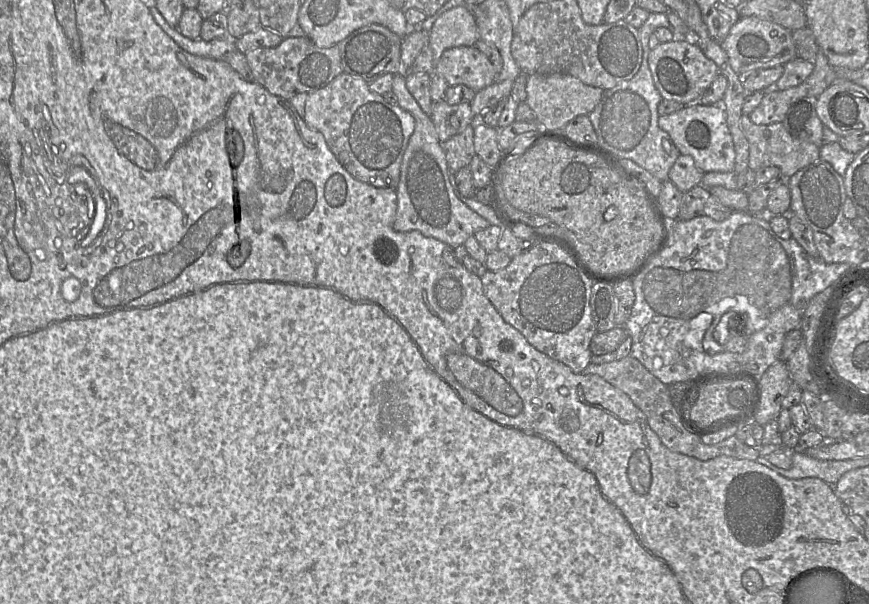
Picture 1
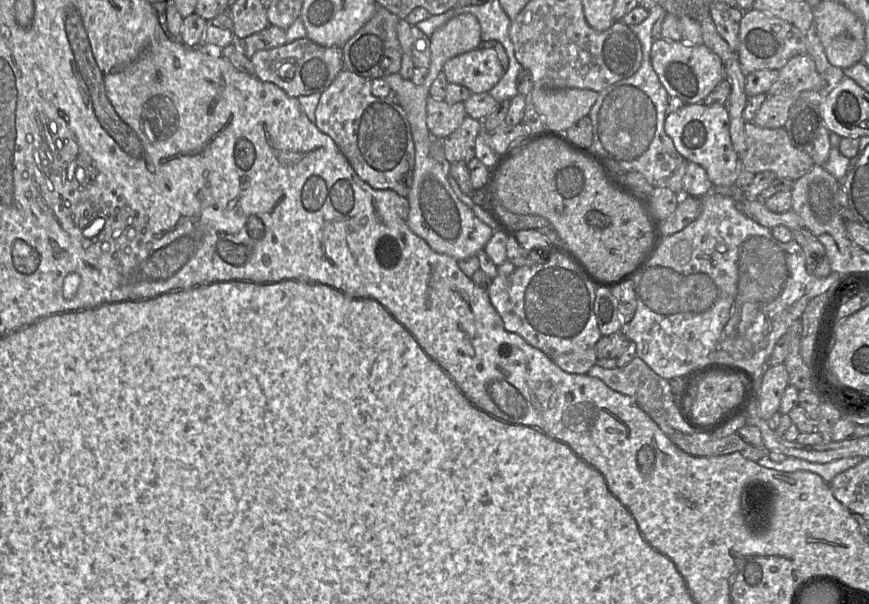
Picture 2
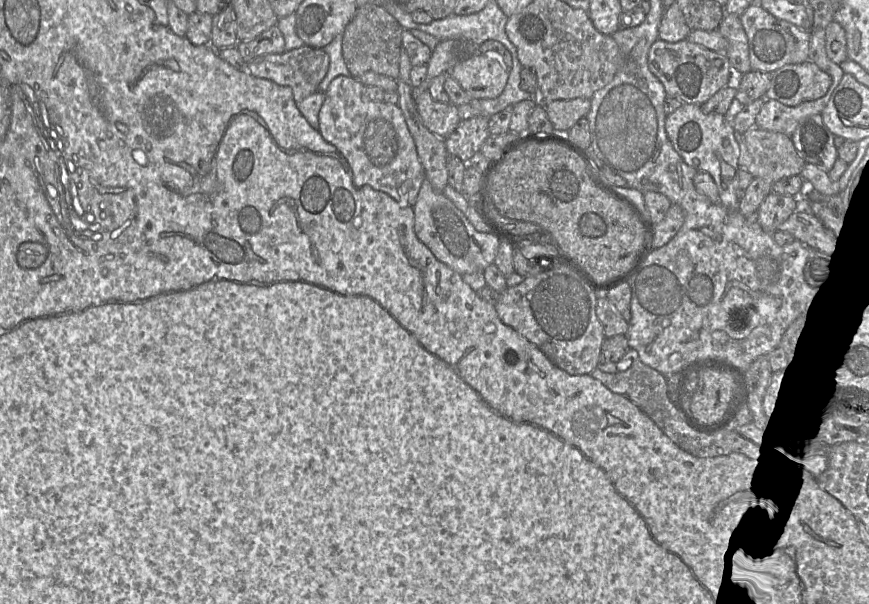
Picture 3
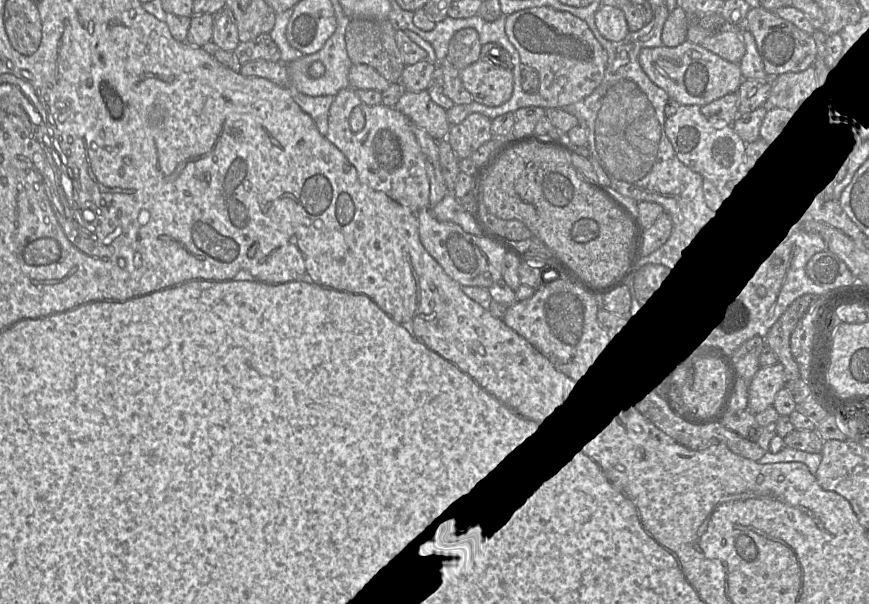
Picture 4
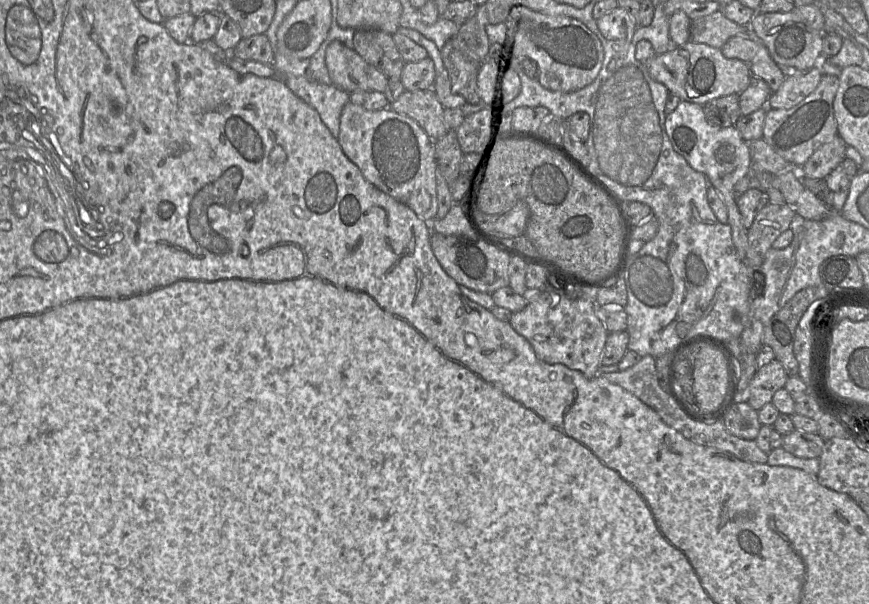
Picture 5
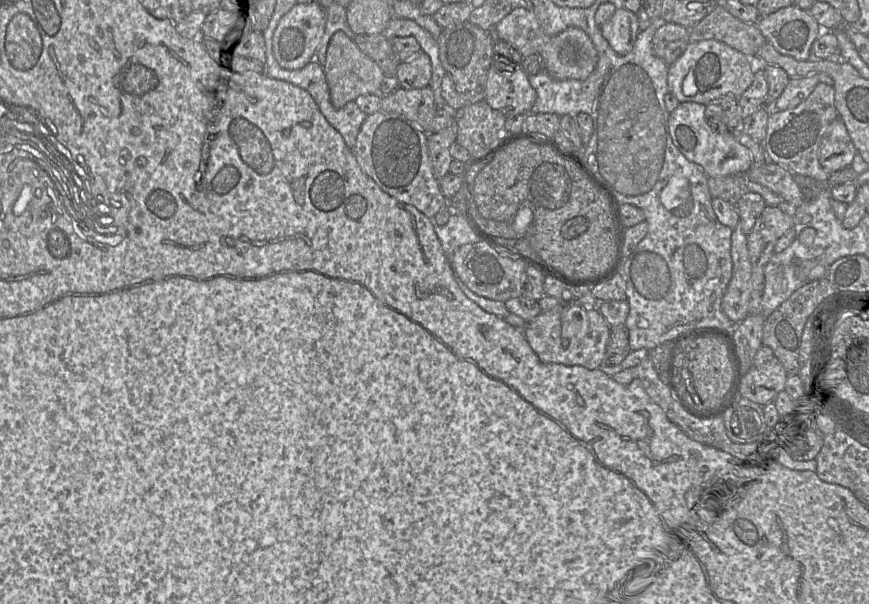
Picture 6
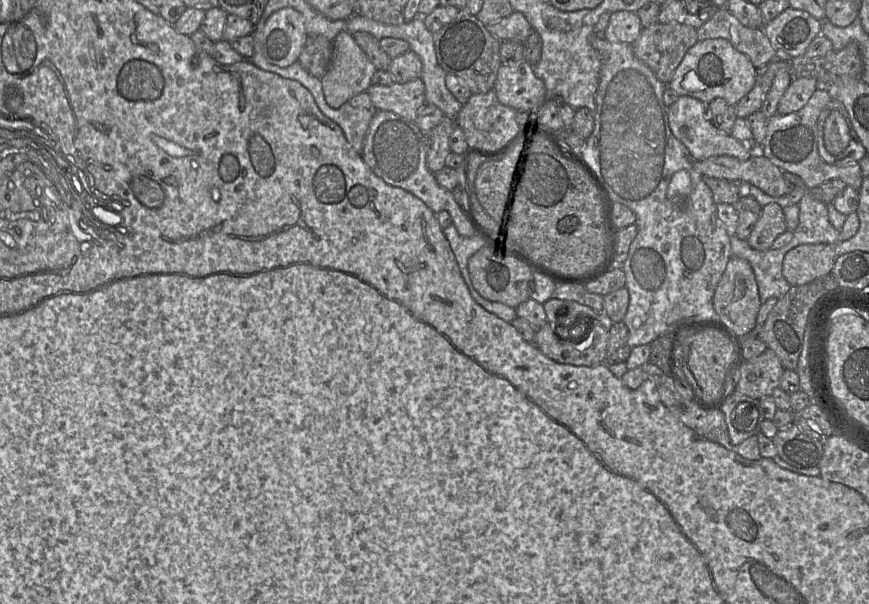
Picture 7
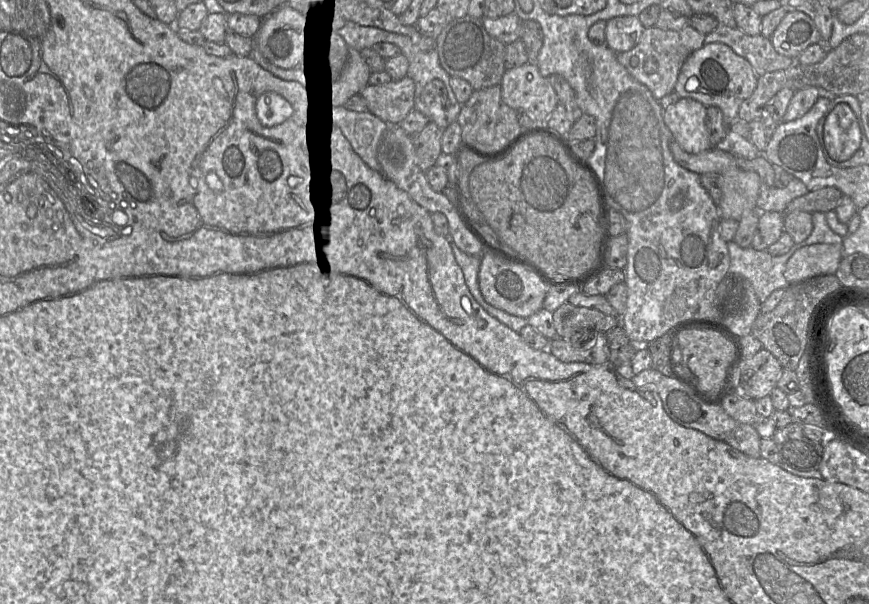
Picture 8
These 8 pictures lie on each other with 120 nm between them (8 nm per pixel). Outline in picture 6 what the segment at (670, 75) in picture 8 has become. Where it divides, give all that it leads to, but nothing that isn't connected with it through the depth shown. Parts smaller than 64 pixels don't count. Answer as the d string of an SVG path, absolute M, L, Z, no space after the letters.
M664 23L652 38L653 54L672 65L690 43L689 29L674 23Z

